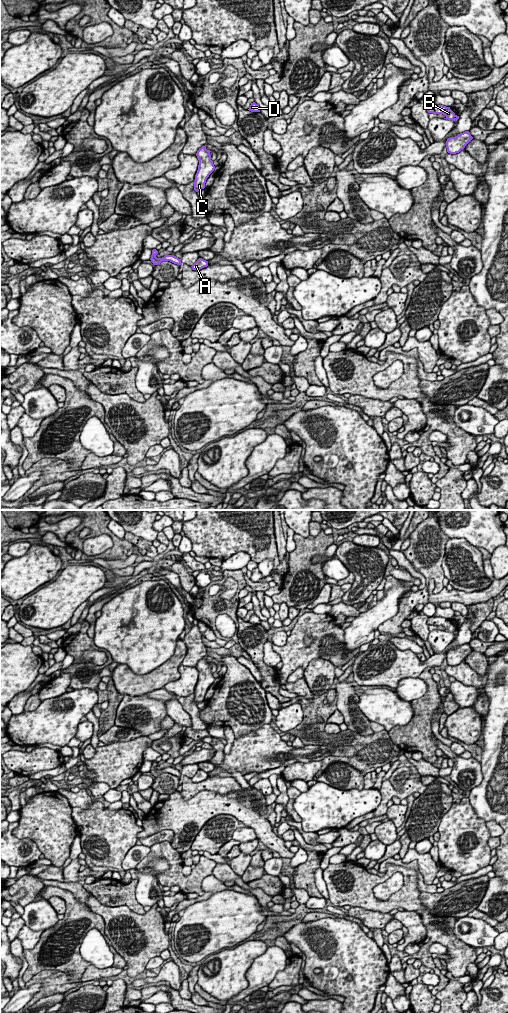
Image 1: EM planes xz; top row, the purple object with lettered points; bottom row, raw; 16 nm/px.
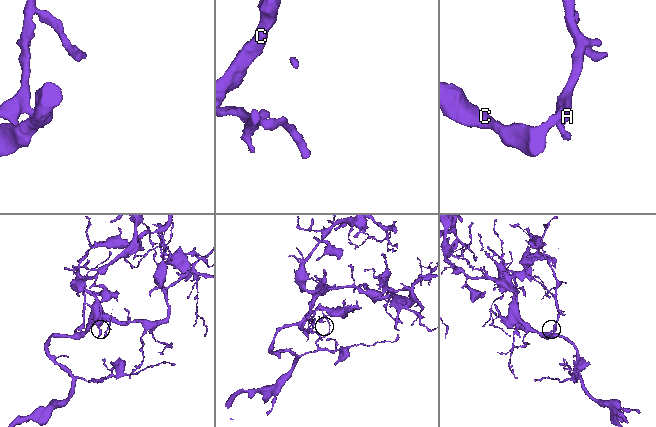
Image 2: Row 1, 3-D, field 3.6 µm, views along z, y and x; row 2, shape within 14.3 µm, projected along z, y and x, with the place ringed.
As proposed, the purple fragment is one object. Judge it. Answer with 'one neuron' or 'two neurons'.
one neuron

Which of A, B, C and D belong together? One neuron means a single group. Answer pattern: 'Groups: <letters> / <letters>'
Groups: A B C D

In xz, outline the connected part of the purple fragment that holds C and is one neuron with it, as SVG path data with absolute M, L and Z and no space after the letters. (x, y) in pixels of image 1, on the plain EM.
M202 658L196 665L199 672L198 682L195 687L194 702L196 704L205 700L205 695L209 687L214 683L215 678L211 672L210 662L206 658Z

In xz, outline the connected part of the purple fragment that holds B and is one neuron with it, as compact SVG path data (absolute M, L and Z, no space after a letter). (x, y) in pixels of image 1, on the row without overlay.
M428 617L427 619L427 623L428 625L433 625L433 626L443 626L446 629L444 631L448 631L448 632L458 632L459 628L457 628L451 621L450 619L446 619L443 617Z

